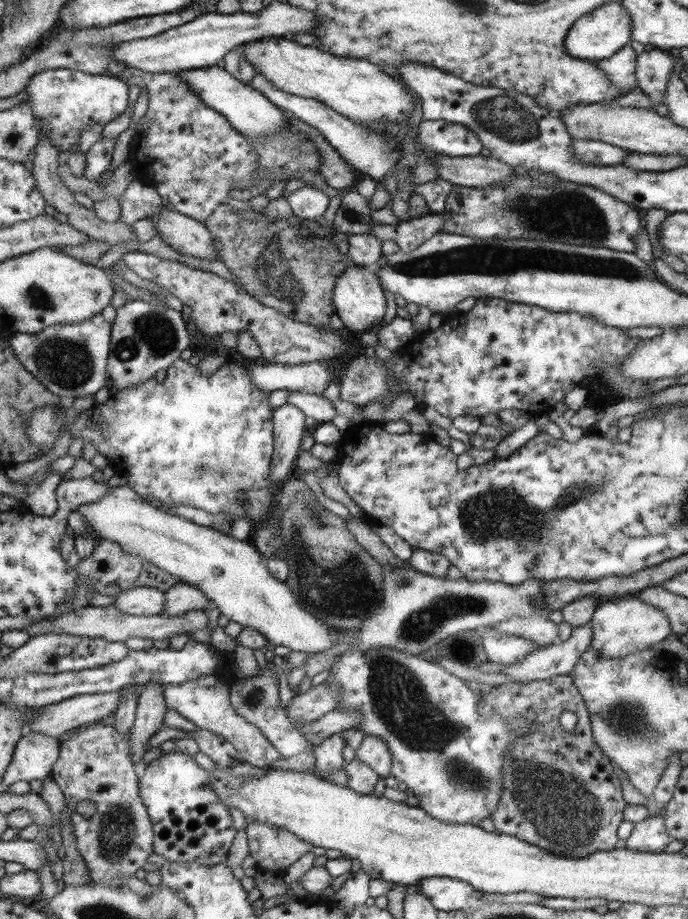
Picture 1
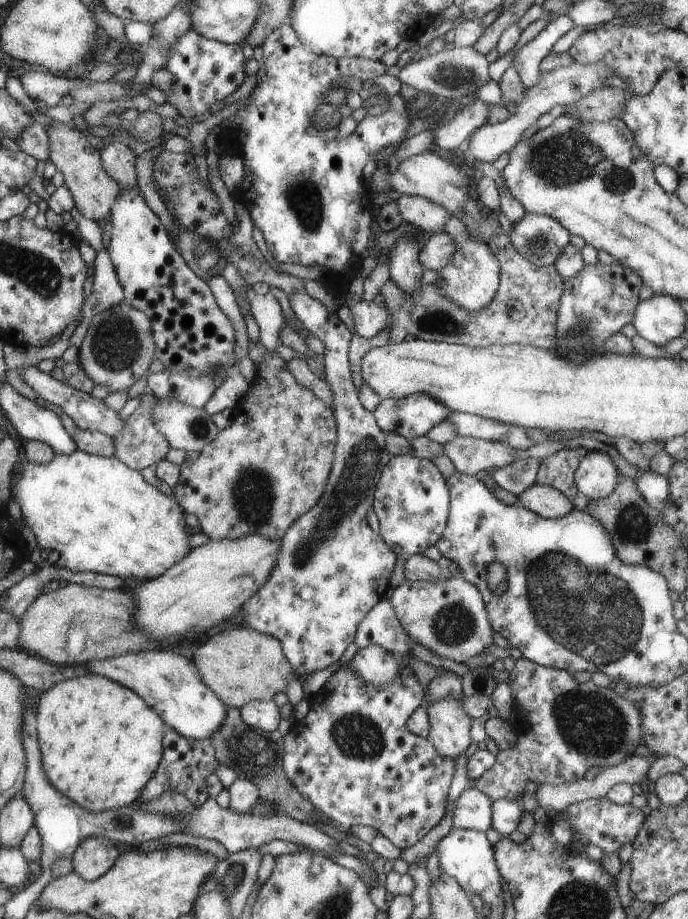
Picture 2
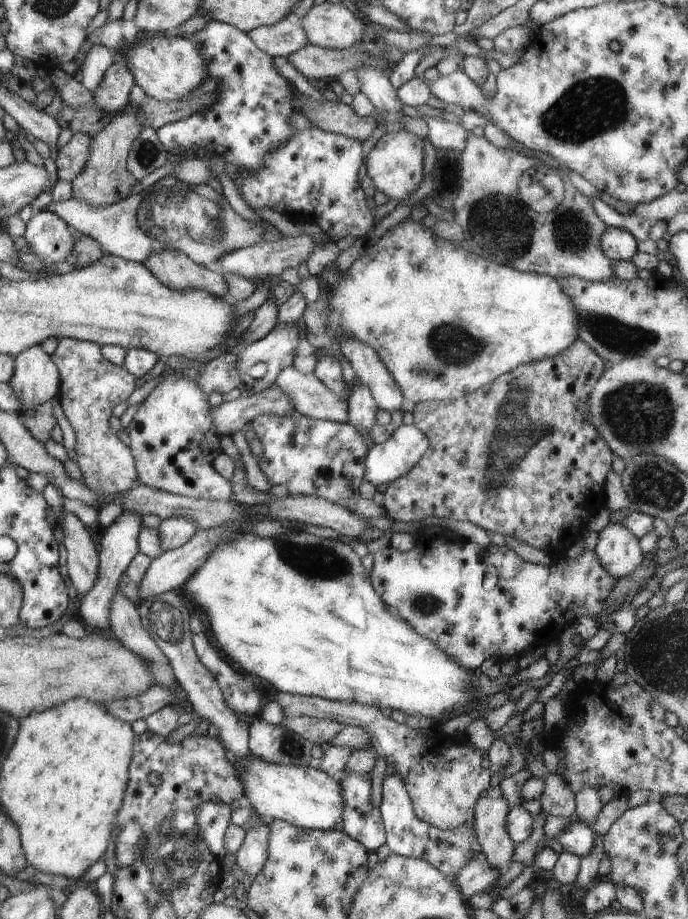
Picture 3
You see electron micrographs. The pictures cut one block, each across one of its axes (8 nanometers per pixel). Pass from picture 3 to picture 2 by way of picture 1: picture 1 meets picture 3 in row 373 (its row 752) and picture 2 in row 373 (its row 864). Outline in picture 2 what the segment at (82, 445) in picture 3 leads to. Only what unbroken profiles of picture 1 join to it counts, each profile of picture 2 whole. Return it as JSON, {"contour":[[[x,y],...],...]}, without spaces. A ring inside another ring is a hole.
{"contour":[[[121,300],[119,304],[115,304],[105,312],[93,314],[89,318],[89,328],[79,346],[79,358],[77,358],[85,374],[95,384],[107,386],[109,392],[129,390],[135,378],[139,378],[147,370],[153,358],[153,346],[157,344],[153,344],[155,338],[153,338],[151,326],[153,322],[147,318],[147,314],[133,308],[125,300]]]}

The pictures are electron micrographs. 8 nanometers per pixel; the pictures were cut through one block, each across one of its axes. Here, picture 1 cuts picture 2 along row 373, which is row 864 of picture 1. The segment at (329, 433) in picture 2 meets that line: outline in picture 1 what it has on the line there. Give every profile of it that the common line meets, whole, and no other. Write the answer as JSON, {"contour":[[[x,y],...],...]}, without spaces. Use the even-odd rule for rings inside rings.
{"contour":[[[245,822],[245,832],[249,856],[255,860],[257,874],[273,872],[275,876],[285,876],[285,870],[289,870],[293,862],[313,850],[309,842],[303,842],[295,834],[267,824]]]}

